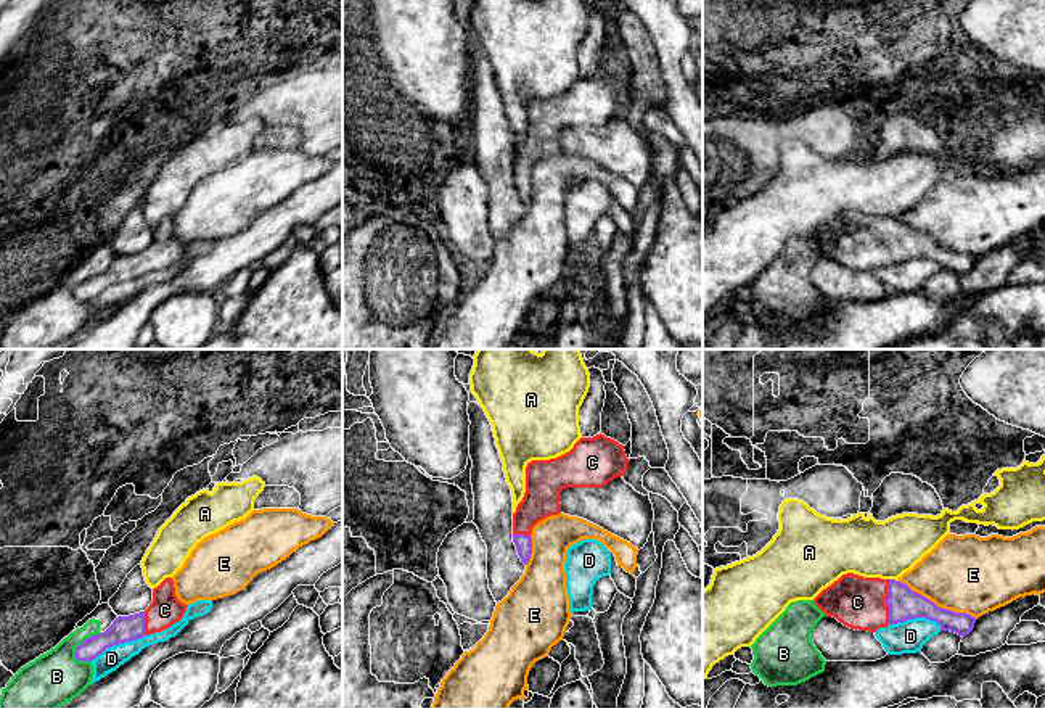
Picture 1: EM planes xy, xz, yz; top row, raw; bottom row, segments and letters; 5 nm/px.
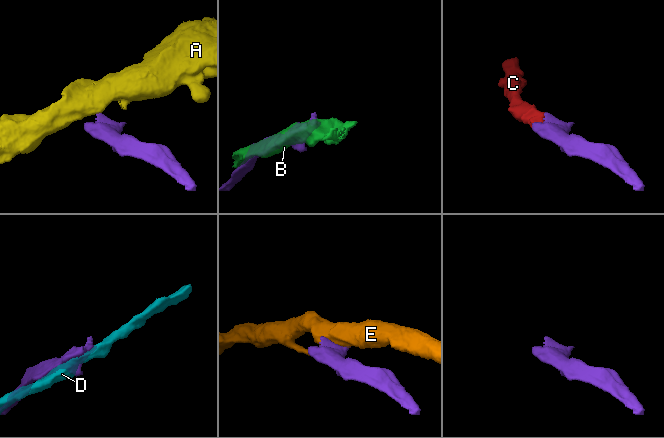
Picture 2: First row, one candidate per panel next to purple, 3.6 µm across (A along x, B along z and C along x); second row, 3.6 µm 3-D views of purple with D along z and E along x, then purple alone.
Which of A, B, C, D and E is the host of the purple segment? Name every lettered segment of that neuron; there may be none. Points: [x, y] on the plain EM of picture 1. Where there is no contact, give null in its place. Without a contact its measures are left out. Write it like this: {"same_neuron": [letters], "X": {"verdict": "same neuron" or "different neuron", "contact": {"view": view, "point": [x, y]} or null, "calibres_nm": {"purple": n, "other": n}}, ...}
{"same_neuron": ["C"], "A": {"verdict": "different neuron", "contact": {"view": "yz", "point": [894, 219]}, "calibres_nm": {"purple": 160, "other": 280}}, "B": {"verdict": "different neuron", "contact": {"view": "xy", "point": [81, 284]}, "calibres_nm": {"purple": 130, "other": 280}}, "C": {"verdict": "same neuron", "contact": {"view": "yz", "point": [885, 242]}, "calibres_nm": {"purple": 160, "other": 260}}, "D": {"verdict": "different neuron", "contact": {"view": "xy", "point": [118, 284]}, "calibres_nm": {"purple": 130, "other": 110}}, "E": {"verdict": "different neuron", "contact": {"view": "yz", "point": [936, 245]}, "calibres_nm": {"purple": 160, "other": 380}}}

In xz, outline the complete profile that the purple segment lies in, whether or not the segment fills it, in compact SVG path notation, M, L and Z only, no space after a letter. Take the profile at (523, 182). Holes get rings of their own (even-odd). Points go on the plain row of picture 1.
M596 74L580 77L574 87L550 100L526 106L526 132L513 153L513 182L524 204L532 193L532 167L561 153L559 132L566 127L603 127L624 116L629 98L617 80Z

